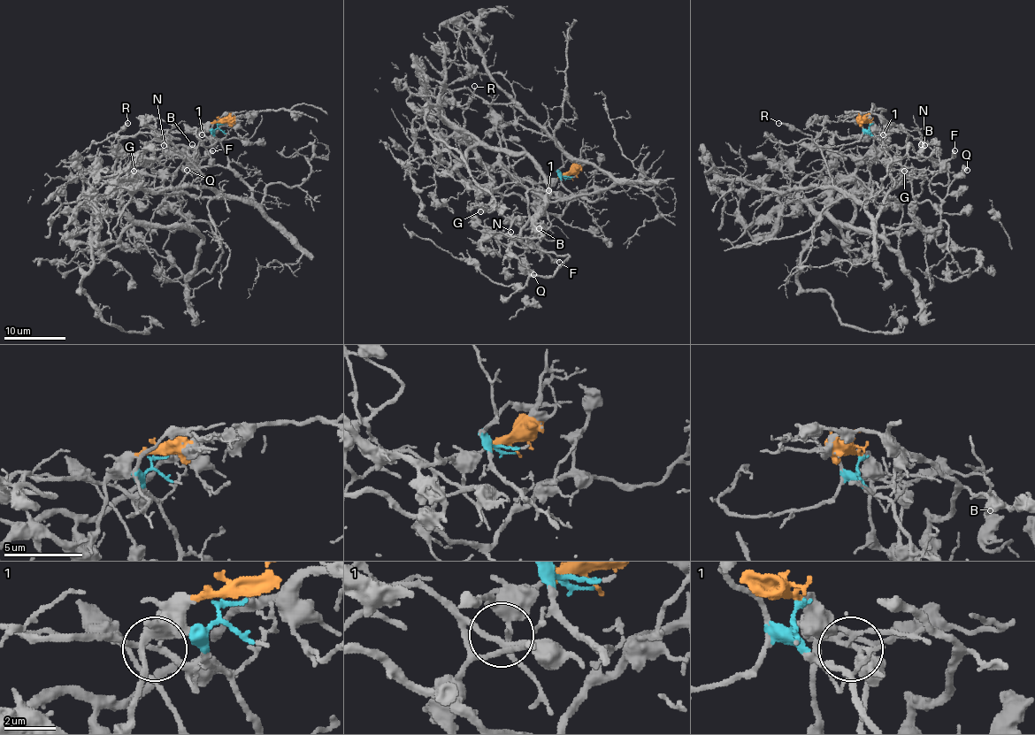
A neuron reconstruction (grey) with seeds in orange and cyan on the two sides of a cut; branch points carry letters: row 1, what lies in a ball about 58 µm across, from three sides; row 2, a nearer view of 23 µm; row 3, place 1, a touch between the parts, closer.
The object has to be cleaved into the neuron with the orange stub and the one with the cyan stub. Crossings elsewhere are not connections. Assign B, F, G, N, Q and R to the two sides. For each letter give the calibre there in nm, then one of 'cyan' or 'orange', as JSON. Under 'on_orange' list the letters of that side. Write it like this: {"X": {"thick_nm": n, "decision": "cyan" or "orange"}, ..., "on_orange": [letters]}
{"B": {"thick_nm": 400, "decision": "cyan"}, "F": {"thick_nm": 550, "decision": "cyan"}, "G": {"thick_nm": 600, "decision": "orange"}, "N": {"thick_nm": 180, "decision": "cyan"}, "Q": {"thick_nm": 600, "decision": "cyan"}, "R": {"thick_nm": 180, "decision": "cyan"}, "on_orange": ["G"]}

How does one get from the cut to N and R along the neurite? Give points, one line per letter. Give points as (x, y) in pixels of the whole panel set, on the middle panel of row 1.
N: (571, 179), (575, 196), (540, 205), (546, 230), (510, 227), (538, 247), (510, 232)
R: (571, 179), (552, 191), (530, 179), (470, 187), (456, 172), (474, 87)

